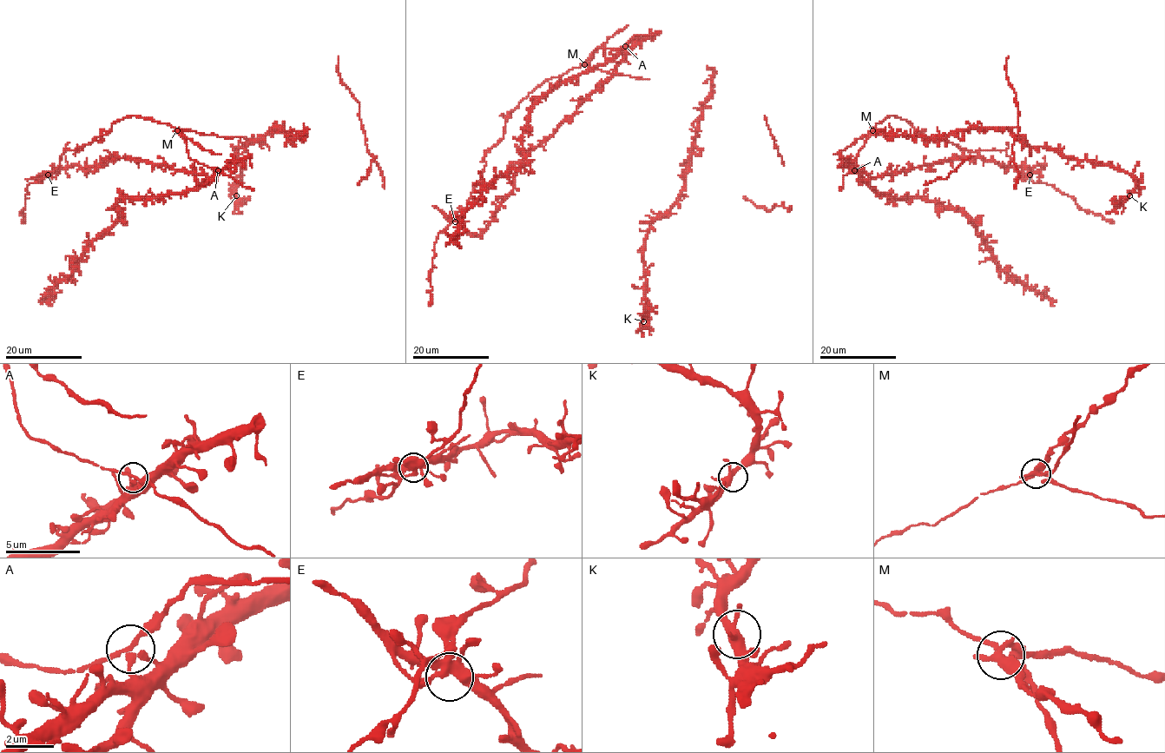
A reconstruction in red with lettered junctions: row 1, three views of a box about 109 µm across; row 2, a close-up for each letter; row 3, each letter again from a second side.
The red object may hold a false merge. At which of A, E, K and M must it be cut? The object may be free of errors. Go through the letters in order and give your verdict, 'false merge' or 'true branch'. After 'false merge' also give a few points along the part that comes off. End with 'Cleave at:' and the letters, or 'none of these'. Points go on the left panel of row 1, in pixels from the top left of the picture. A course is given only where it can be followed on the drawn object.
A: true branch
E: true branch
K: true branch
M: false merge; foreign part runs (177, 130), (189, 129), (224, 137), (242, 136)
Cleave at: M

